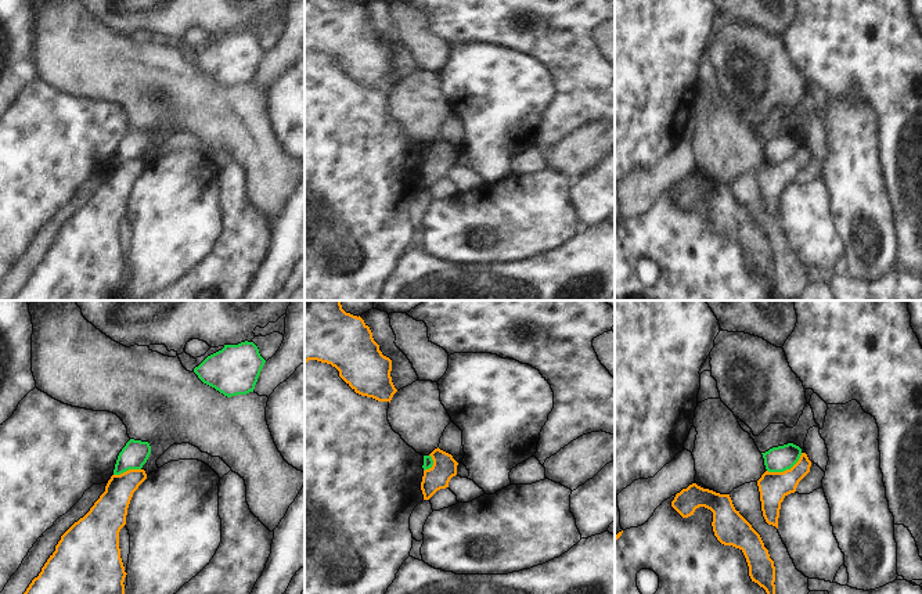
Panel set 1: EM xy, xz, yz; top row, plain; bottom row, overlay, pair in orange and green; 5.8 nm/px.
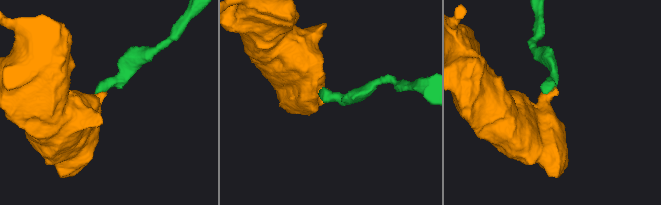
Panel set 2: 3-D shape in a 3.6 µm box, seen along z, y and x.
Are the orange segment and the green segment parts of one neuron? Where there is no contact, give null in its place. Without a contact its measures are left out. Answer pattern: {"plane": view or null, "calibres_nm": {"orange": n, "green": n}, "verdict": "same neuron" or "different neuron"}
{"plane": "yz", "calibres_nm": {"orange": 170, "green": 150}, "verdict": "different neuron"}

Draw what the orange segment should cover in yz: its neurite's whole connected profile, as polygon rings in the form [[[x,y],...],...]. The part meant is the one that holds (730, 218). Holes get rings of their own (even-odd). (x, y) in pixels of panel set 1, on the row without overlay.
[[[696,173],[689,174],[676,184],[671,197],[683,206],[694,205],[695,199],[705,197],[713,202],[713,222],[724,235],[739,238],[748,252],[752,271],[763,277],[775,298],[775,256],[760,224],[735,199],[730,184],[720,184],[703,179]]]

